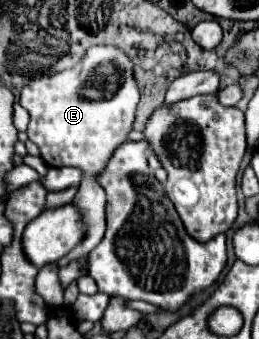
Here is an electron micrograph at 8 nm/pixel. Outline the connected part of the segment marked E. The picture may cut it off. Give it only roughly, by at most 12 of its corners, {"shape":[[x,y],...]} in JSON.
{"shape":[[91,46],[75,68],[31,78],[19,104],[49,166],[83,172],[73,202],[103,238],[97,176],[133,130],[133,60]]}

